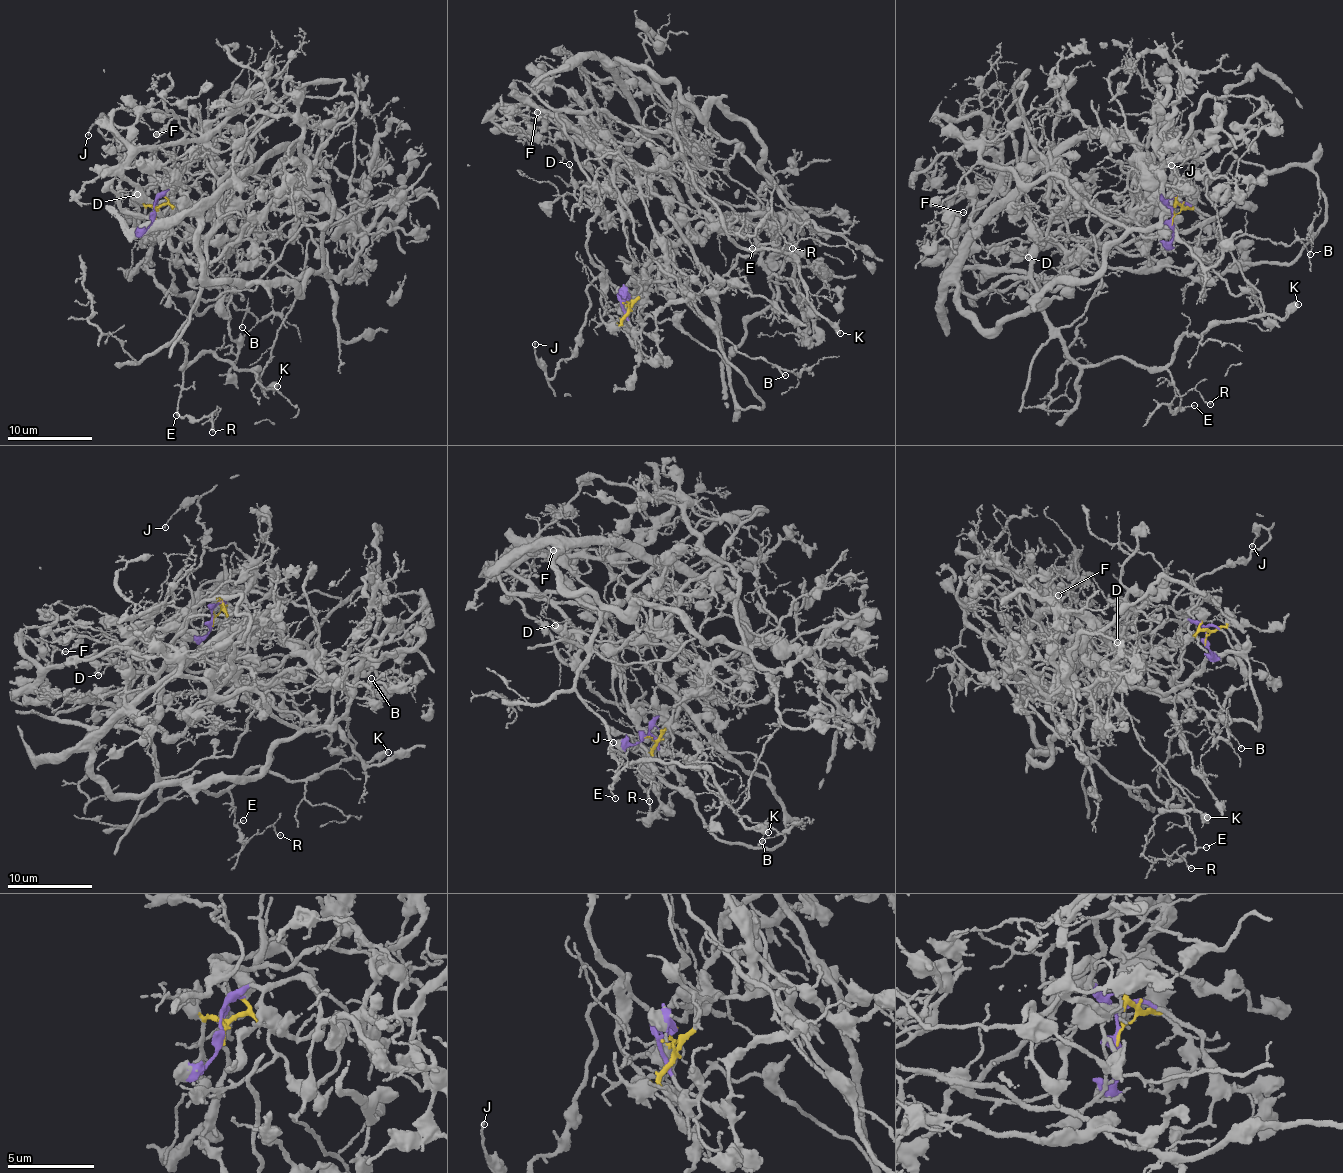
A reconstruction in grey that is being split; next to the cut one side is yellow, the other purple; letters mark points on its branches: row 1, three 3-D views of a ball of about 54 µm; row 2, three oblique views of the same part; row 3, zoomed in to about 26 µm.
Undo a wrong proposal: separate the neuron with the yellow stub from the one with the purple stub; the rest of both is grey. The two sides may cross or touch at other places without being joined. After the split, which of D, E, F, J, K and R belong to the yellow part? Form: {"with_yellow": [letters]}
{"with_yellow": []}

